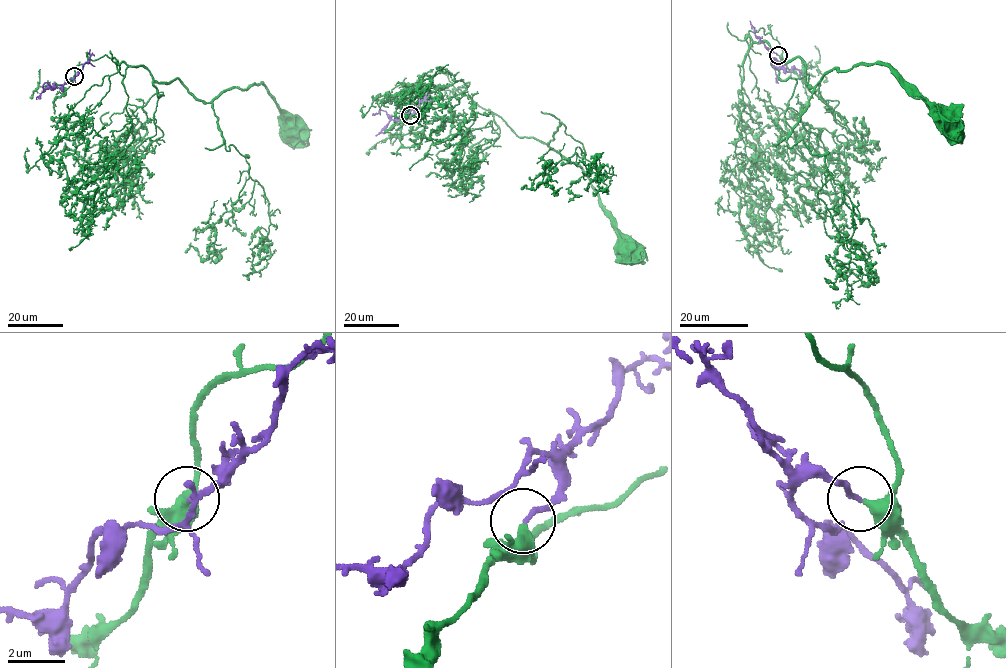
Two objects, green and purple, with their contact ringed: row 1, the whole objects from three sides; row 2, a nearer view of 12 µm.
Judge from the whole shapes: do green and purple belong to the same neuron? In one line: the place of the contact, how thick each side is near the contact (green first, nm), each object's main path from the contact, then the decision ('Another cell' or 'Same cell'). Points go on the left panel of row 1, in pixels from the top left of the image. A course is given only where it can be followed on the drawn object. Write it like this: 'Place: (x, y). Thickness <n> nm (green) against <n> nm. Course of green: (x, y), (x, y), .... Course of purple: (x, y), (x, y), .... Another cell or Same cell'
Place: (74, 76). Thickness 320 nm (green) against 160 nm. Course of green: (74, 76), (105, 55), (157, 82), (177, 78), (205, 102), (262, 84), (289, 126). Course of purple: (74, 76), (66, 80), (61, 87), (45, 82), (37, 99). Same cell

